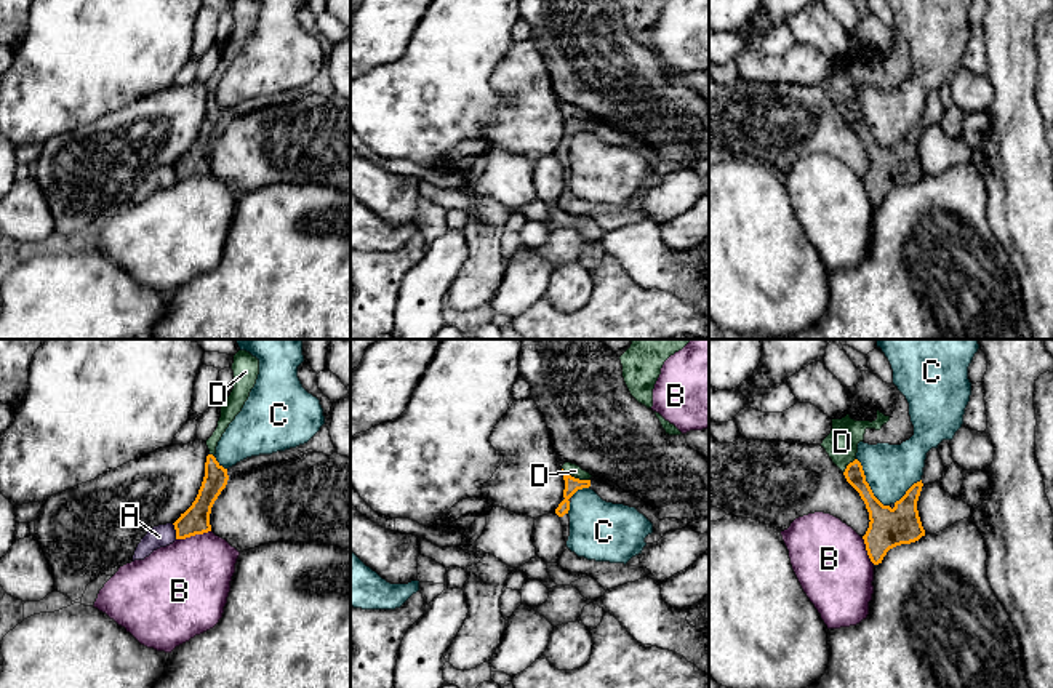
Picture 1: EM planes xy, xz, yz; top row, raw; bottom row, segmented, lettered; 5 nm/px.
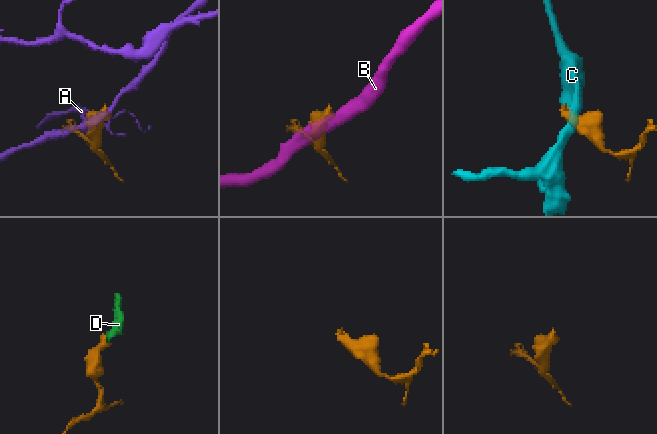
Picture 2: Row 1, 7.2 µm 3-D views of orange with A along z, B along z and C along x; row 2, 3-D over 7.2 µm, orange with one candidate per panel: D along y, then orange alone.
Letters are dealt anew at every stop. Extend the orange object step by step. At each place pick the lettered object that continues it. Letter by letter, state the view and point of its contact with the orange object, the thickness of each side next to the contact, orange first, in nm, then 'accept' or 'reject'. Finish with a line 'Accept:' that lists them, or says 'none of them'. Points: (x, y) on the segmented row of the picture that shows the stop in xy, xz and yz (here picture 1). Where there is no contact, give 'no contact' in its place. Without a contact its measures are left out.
A: xy (176, 532) | 140/110 nm | reject
B: xy (192, 535) | 140/420 nm | reject
C: yz (868, 484) | 190/260 nm | reject
D: xz (573, 477) | 80/70 nm | accept
Accept: D

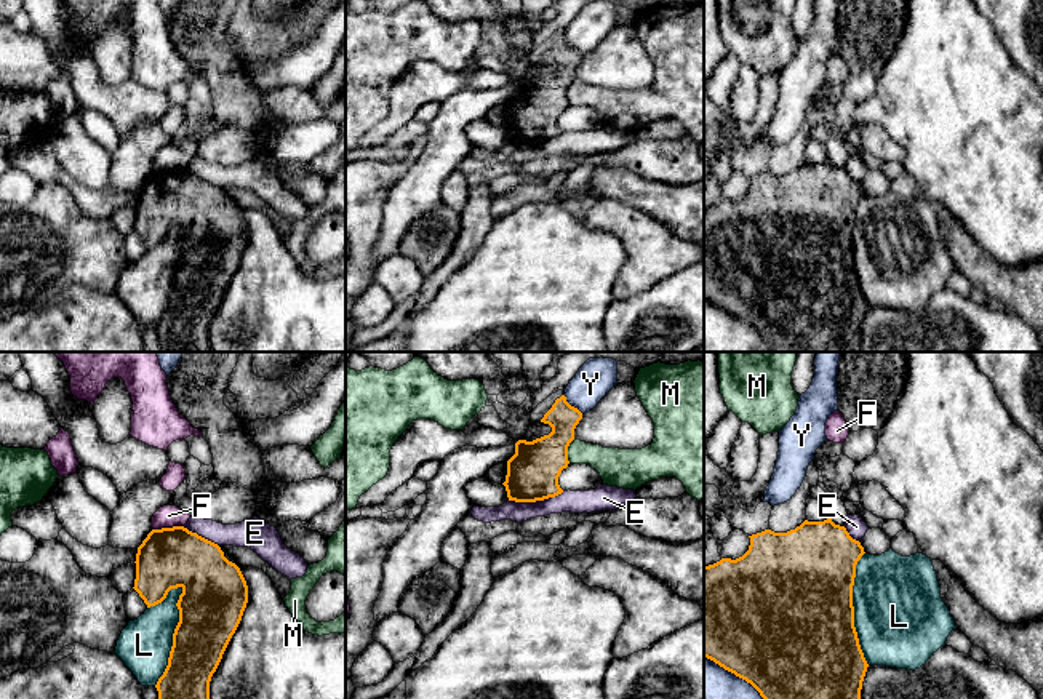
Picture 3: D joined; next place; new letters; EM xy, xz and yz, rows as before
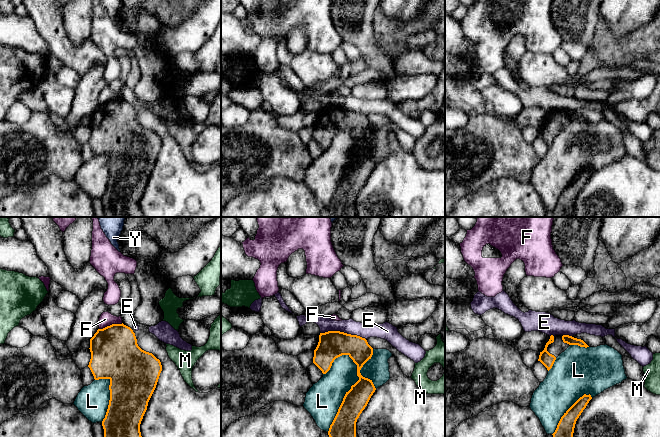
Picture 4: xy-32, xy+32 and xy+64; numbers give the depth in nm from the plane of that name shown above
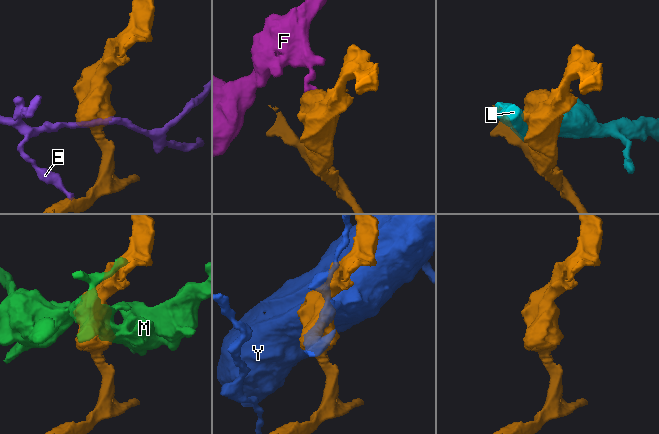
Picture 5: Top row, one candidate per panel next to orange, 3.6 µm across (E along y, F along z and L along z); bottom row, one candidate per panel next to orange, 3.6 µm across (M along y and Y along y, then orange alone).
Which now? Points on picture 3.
E: xz (536, 499) | 260/110 nm | reject
F: xy (167, 528) | 300/110 nm | reject
L: xy (173, 635) | 320/260 nm | reject
M: xz (567, 451) | 260/170 nm | reject
Y: yz (735, 674) | 500/200 nm | reject
Accept: none of them

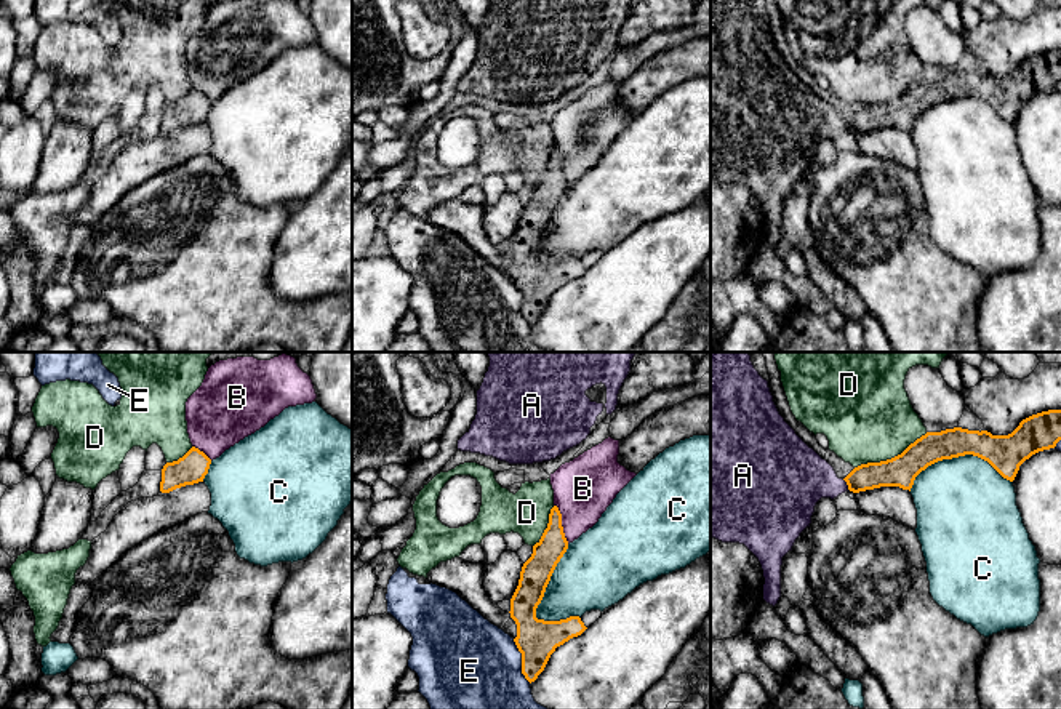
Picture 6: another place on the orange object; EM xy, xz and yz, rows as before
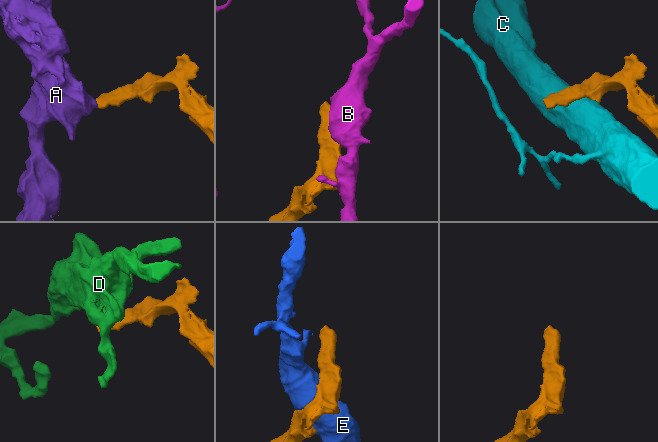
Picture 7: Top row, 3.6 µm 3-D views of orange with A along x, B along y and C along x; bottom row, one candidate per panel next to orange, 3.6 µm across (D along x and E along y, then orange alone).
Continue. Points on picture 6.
A: yz (847, 484) | 140/300 nm | accept
B: xz (560, 524) | 140/300 nm | reject
C: xz (548, 583) | 150/360 nm | reject
D: yz (892, 458) | 160/460 nm | reject
E: xz (522, 661) | 200/440 nm | reject
Accept: A

